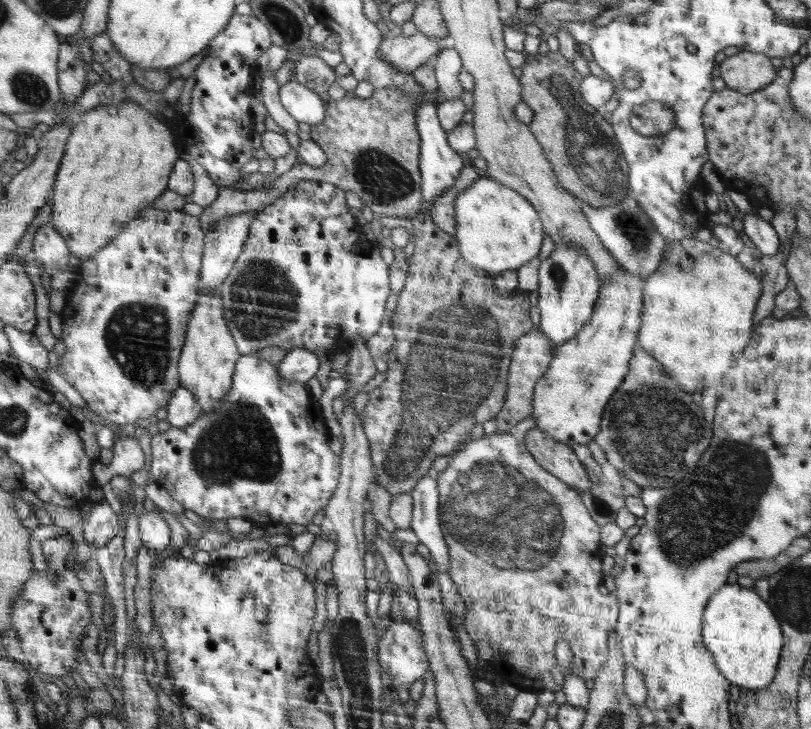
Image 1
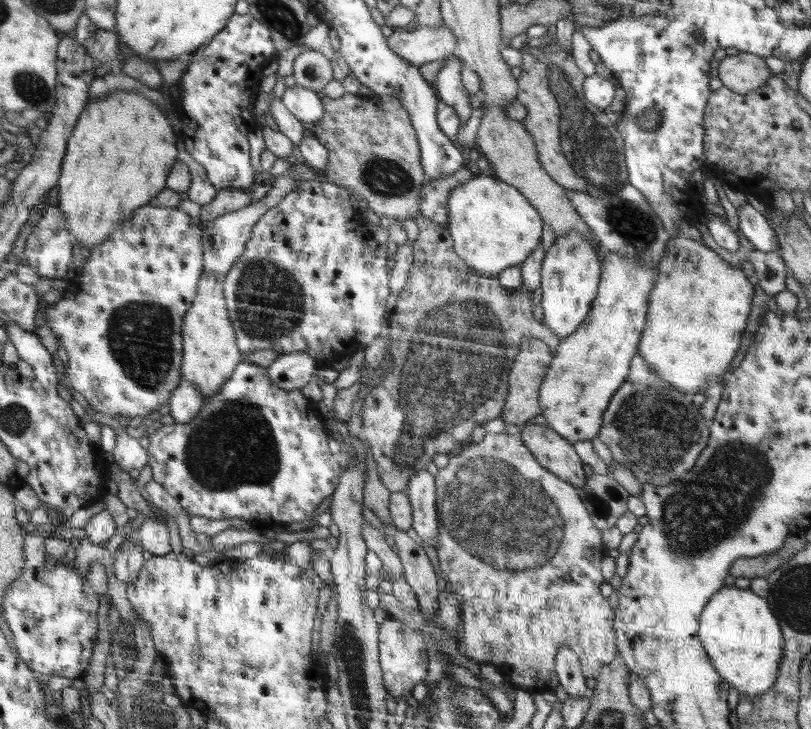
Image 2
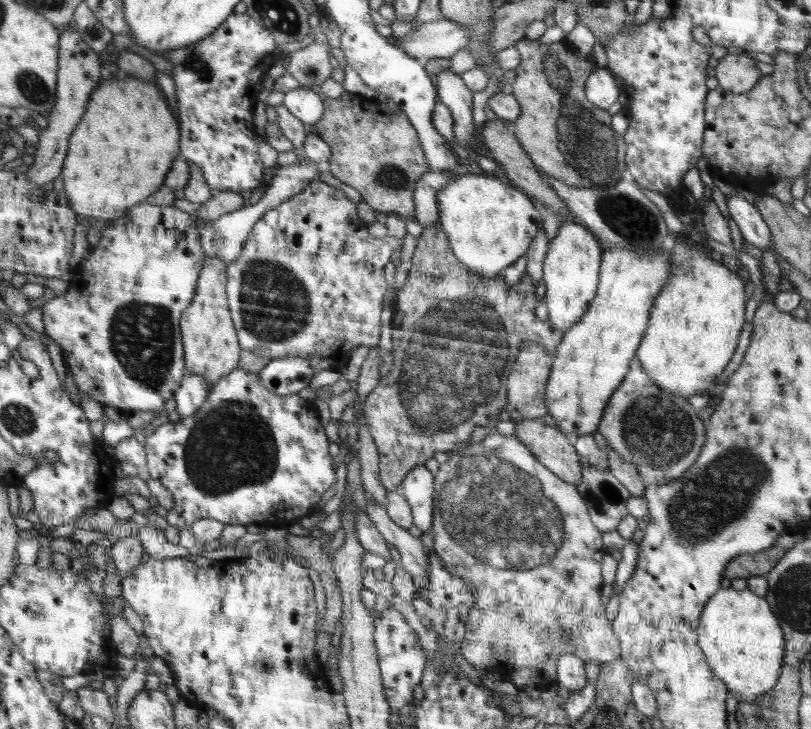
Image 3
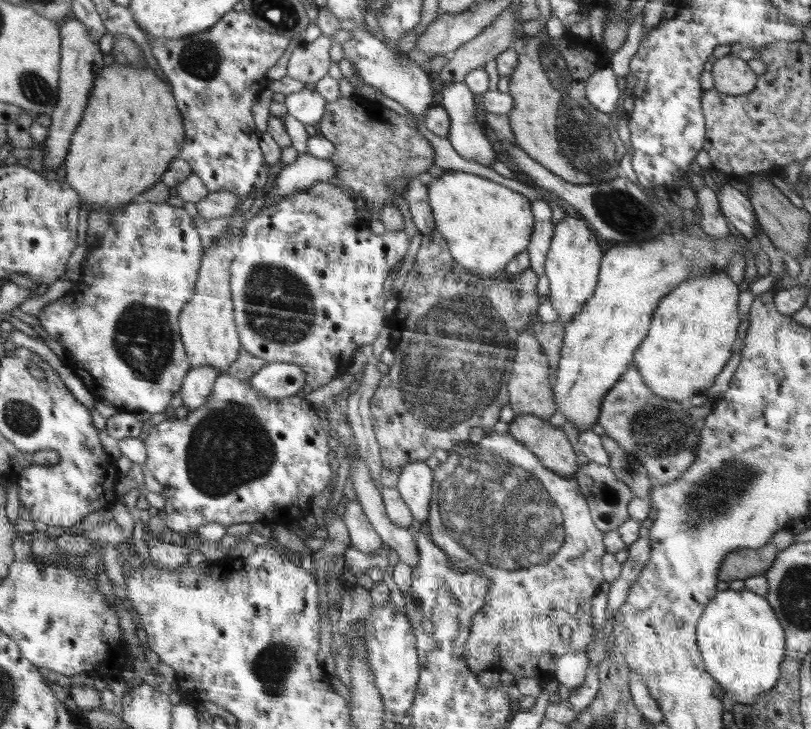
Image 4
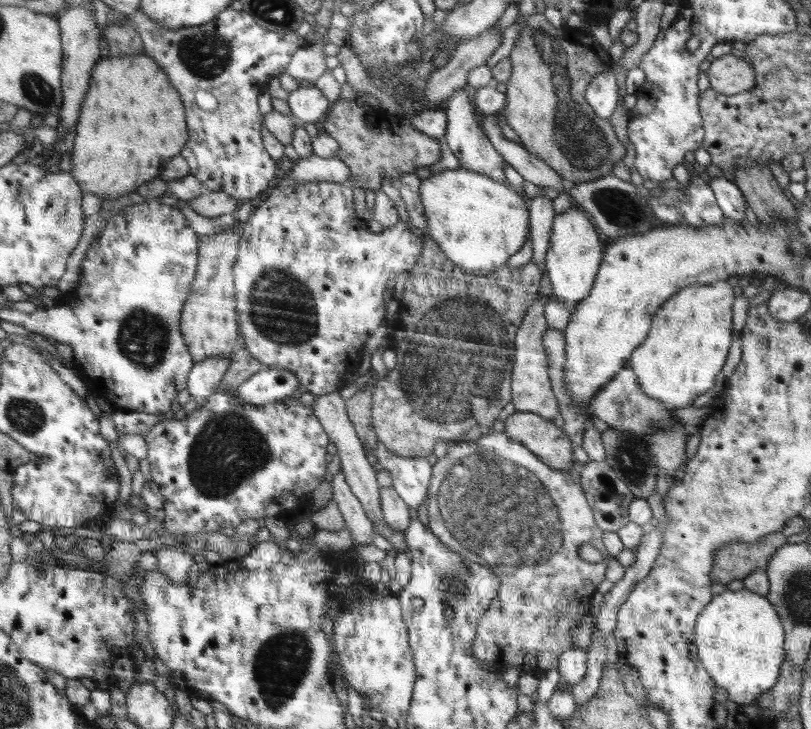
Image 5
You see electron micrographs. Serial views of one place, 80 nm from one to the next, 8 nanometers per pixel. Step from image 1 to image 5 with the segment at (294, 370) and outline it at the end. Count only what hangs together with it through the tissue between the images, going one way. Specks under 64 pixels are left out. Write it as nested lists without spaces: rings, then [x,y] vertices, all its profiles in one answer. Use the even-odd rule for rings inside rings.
[[[264,367],[238,387],[238,395],[246,404],[274,403],[278,398],[290,396],[298,388],[296,373],[286,368]]]

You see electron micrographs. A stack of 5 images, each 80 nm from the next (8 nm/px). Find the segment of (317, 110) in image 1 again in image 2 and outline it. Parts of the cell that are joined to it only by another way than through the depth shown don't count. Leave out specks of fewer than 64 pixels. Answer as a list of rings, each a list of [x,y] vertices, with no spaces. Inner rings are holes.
[[[296,84],[286,88],[281,98],[285,108],[301,122],[315,124],[325,115],[324,100],[318,98],[316,91]]]

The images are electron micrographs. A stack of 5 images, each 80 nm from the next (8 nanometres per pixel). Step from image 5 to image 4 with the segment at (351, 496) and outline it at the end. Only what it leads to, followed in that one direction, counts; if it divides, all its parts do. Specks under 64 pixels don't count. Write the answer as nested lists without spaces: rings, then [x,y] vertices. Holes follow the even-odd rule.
[[[357,500],[346,501],[342,516],[349,532],[350,545],[364,554],[374,554],[382,548],[383,540],[374,530]]]

